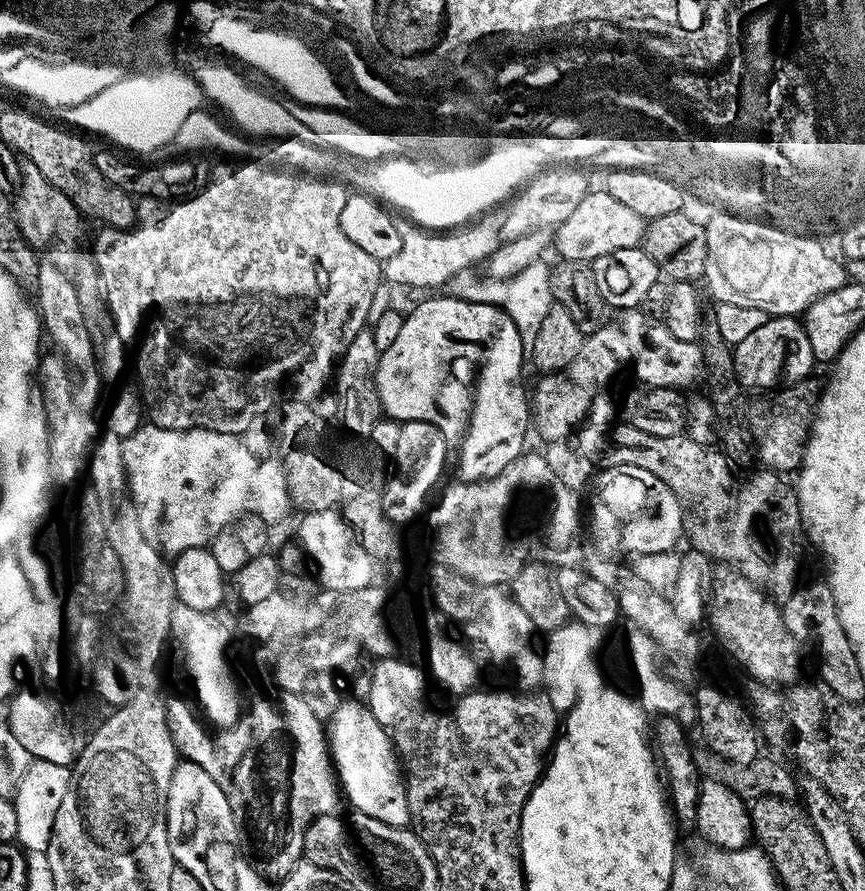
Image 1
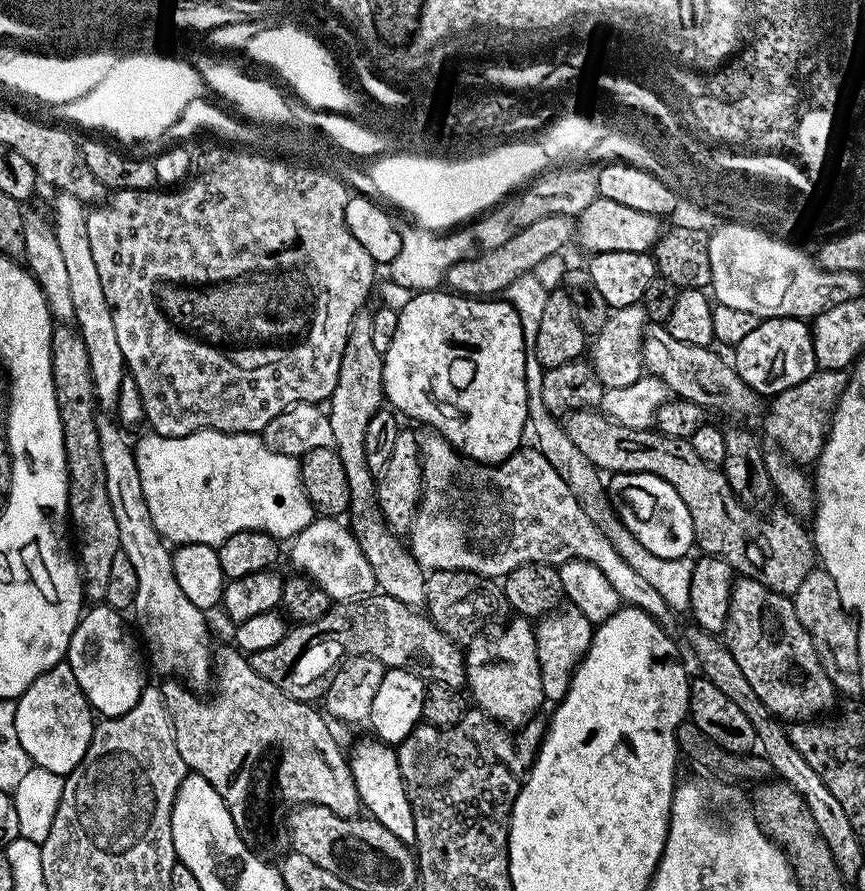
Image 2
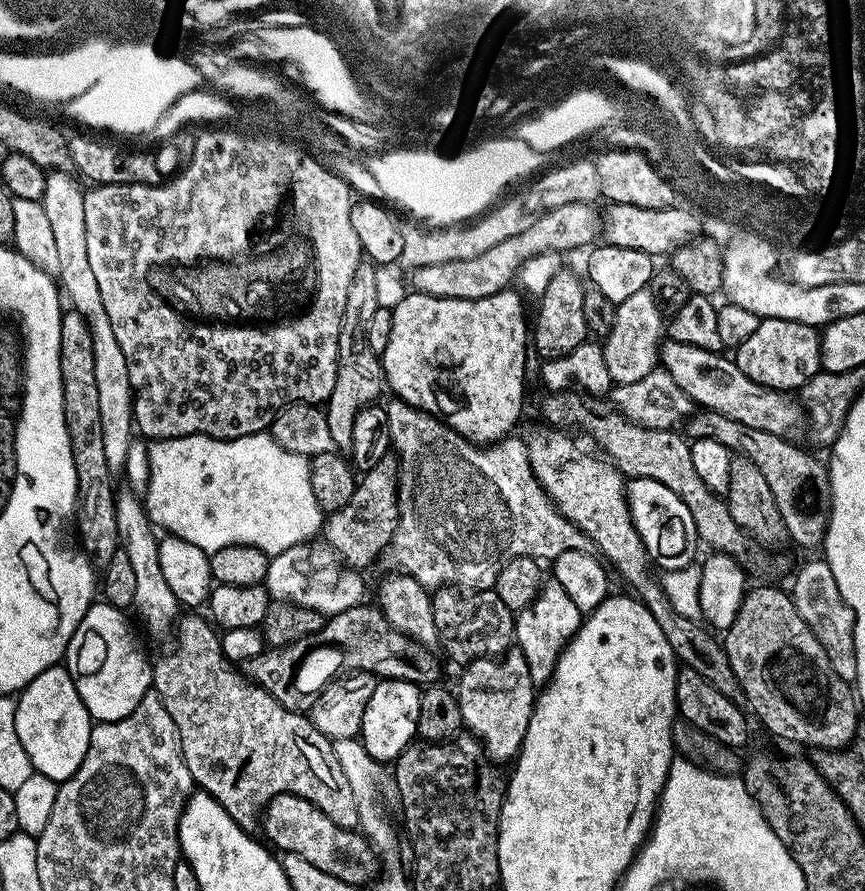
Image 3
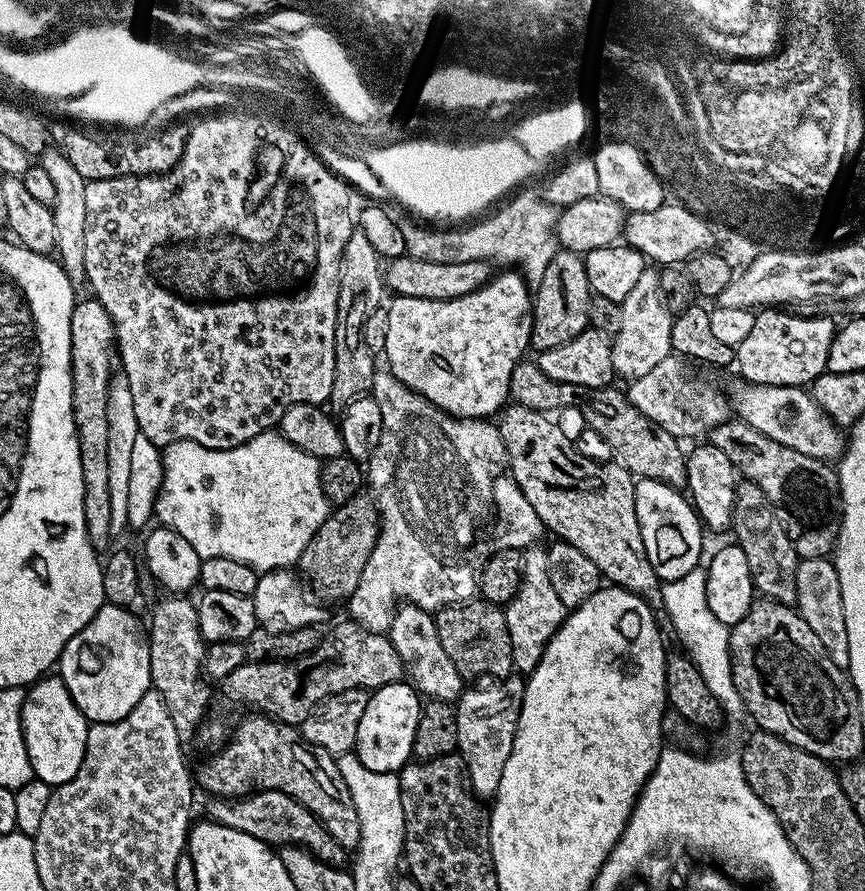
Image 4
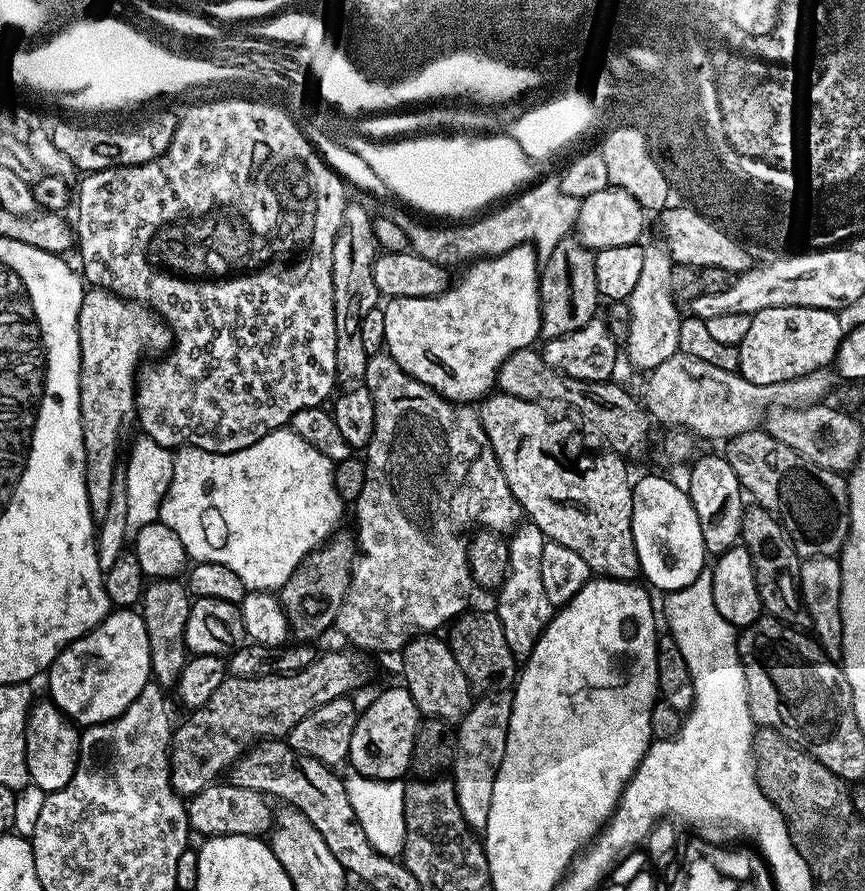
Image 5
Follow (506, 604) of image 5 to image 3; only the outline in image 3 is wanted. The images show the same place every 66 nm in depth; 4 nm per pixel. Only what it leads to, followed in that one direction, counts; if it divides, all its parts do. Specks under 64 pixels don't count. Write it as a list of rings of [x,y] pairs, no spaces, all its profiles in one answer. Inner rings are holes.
[[[555,582],[546,584],[535,593],[531,602],[515,613],[515,647],[524,655],[527,671],[532,674],[536,671],[544,672],[544,674],[551,673],[556,666],[558,653],[563,649],[566,641],[579,630],[582,623],[582,614],[578,606],[570,602],[570,596],[562,590],[562,586]]]

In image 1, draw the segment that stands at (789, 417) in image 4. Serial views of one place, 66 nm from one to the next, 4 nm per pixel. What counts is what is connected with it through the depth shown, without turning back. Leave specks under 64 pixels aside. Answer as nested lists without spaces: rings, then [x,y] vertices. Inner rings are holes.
[[[639,307],[625,308],[619,313],[618,327],[628,340],[631,367],[636,367],[636,376],[642,383],[653,388],[678,388],[688,390],[699,376],[705,375],[704,350],[697,342],[682,342],[674,338],[663,319],[645,316]]]

